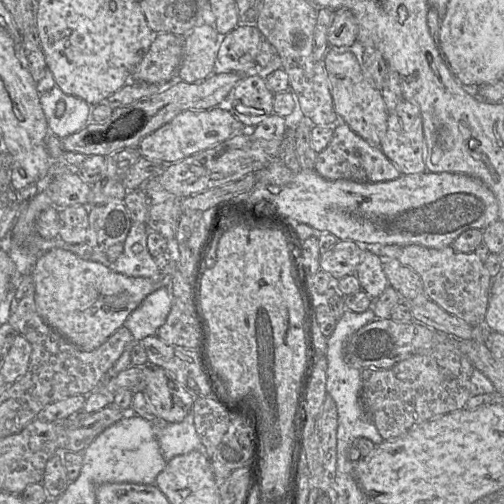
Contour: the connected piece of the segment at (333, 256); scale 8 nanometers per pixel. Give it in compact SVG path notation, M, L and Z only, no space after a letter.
M338 240L326 253L320 256L320 269L330 275L333 282L354 274L361 261L364 247L351 240Z

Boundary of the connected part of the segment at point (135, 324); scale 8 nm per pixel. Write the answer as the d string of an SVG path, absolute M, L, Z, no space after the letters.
M160 288L149 294L129 315L123 326L132 334L136 343L155 335L170 312L173 298L169 288Z

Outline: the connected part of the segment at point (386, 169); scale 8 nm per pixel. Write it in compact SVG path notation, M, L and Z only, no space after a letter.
M340 121L333 126L333 136L328 146L317 154L314 170L328 180L346 179L360 183L390 181L401 175L379 146L364 140Z

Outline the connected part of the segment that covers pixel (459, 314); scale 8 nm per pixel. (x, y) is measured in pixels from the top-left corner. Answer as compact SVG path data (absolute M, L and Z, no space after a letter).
M382 245L371 248L374 248L380 258L396 259L415 271L421 279L428 298L449 314L470 326L480 326L485 322L493 279L474 252L461 253L452 246L441 249L420 245Z

